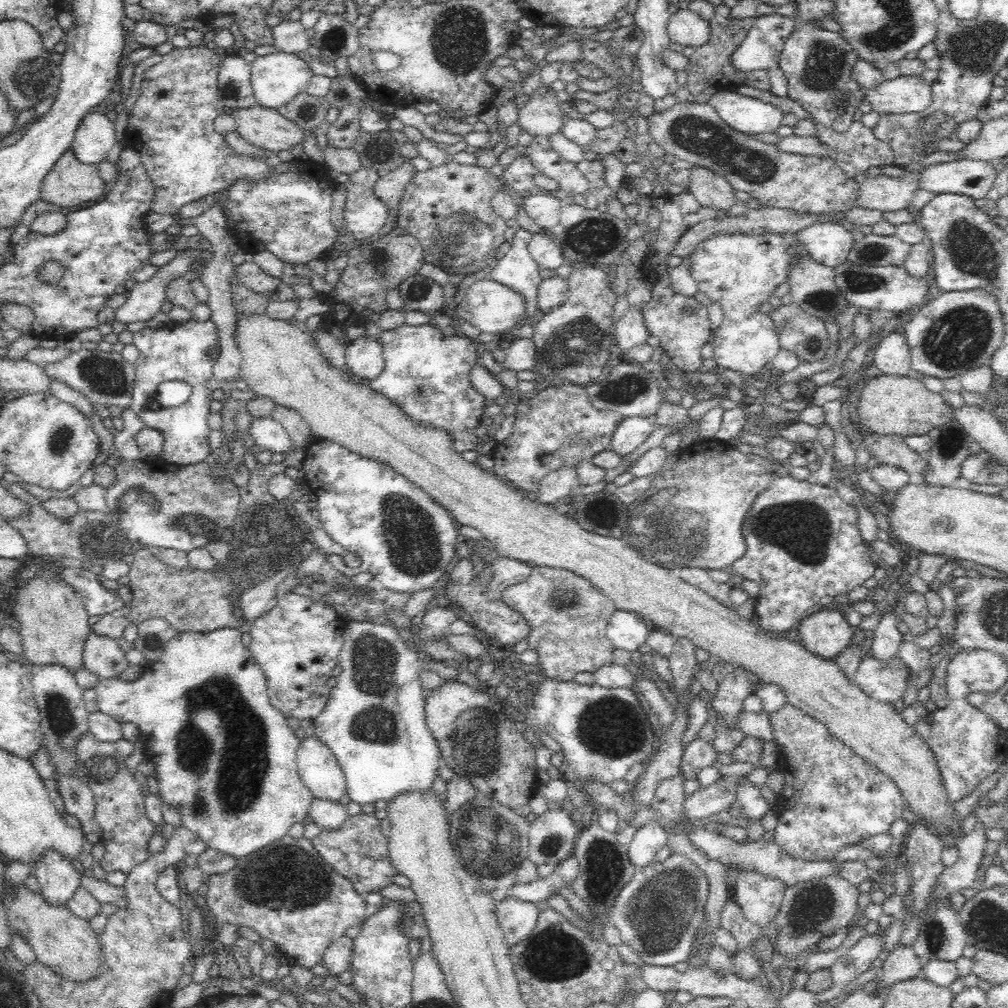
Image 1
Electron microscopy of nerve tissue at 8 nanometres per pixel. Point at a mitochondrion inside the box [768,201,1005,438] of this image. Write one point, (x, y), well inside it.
(958, 339)

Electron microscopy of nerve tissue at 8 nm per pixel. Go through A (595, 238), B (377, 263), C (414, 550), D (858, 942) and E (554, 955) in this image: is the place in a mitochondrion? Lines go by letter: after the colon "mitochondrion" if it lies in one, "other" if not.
A: mitochondrion
B: mitochondrion
C: mitochondrion
D: other
E: mitochondrion

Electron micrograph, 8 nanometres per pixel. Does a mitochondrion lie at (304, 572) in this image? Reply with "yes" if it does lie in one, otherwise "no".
yes

